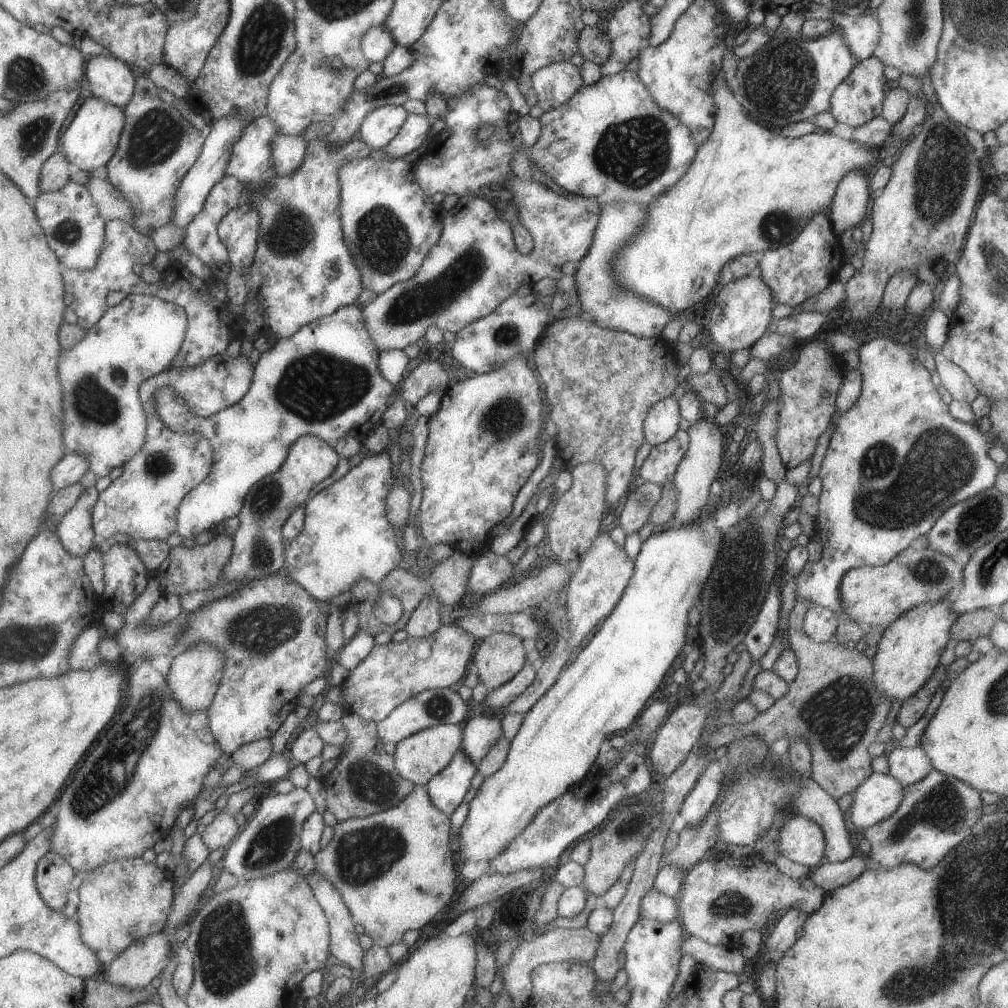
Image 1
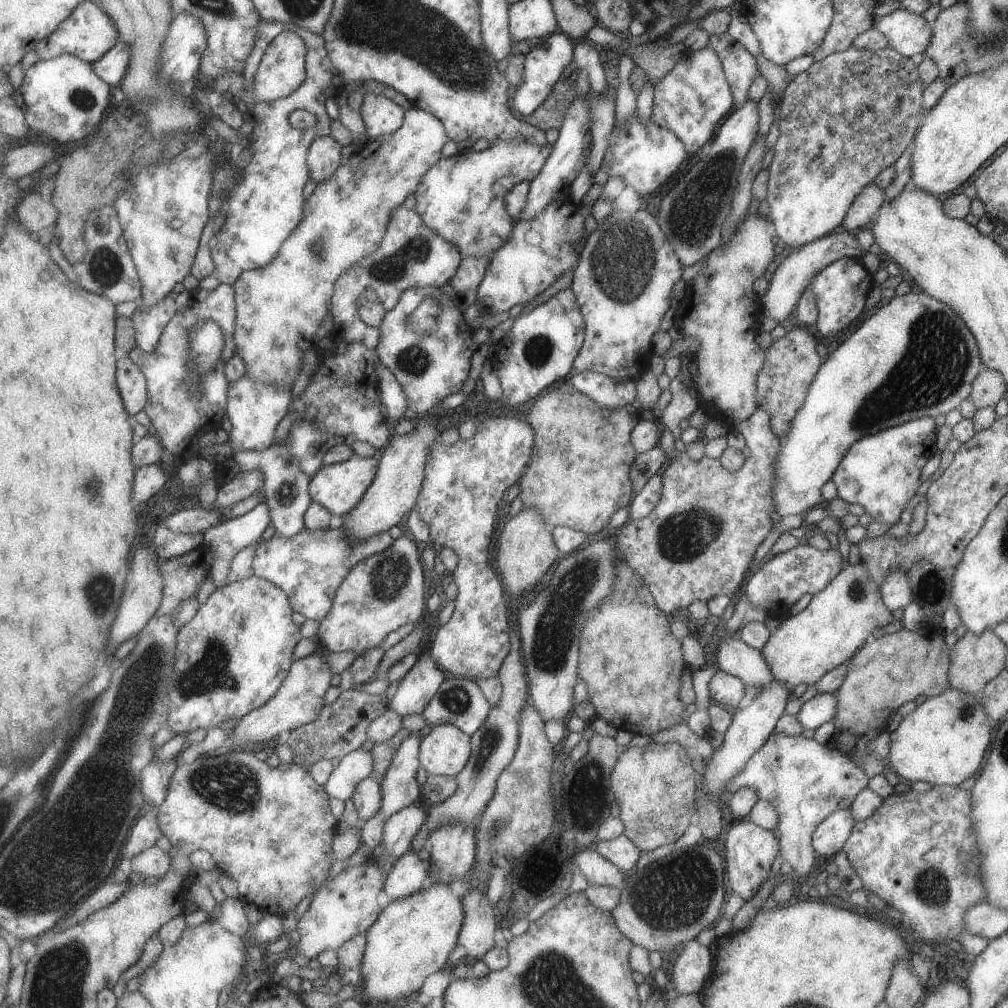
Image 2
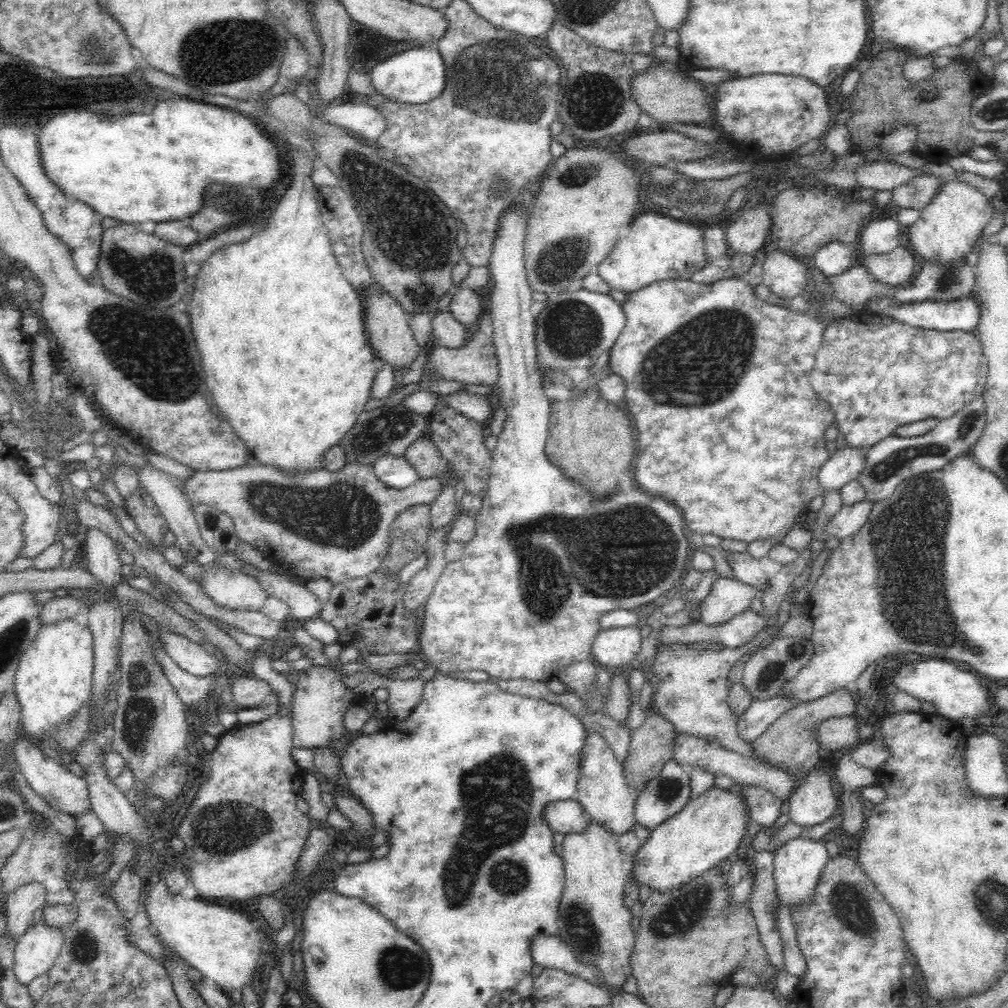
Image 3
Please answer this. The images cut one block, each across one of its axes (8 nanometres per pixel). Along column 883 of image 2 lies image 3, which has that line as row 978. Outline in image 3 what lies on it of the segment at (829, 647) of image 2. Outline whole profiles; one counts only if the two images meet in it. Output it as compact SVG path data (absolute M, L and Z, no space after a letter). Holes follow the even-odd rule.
M589 818L582 832L574 832L563 836L564 840L560 856L563 862L565 881L559 900L559 932L558 935L566 941L580 961L596 966L605 977L606 983L622 987L624 980L631 976L632 969L628 962L630 951L634 944L634 929L630 927L630 910L625 909L622 902L624 887L629 874L624 872L622 856L615 835Z

